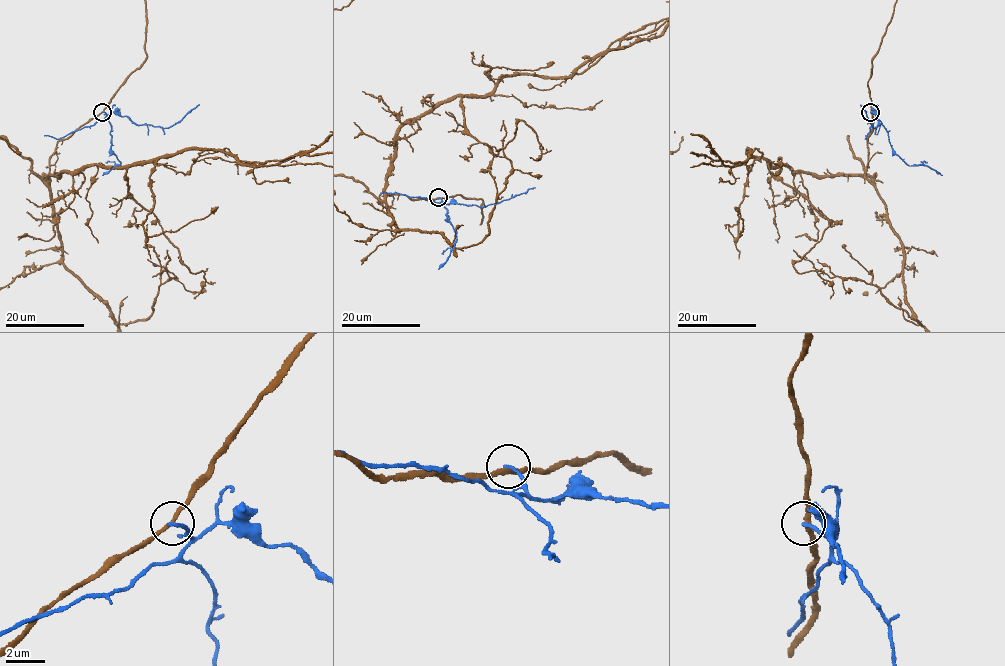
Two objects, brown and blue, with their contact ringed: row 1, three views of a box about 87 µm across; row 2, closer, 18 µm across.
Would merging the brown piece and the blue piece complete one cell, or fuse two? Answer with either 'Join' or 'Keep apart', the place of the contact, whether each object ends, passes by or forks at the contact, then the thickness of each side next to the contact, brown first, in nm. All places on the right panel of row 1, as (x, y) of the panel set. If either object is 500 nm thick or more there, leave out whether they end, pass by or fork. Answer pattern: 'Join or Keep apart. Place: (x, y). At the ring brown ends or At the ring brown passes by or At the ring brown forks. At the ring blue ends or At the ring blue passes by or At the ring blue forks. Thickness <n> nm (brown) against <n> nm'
Keep apart. Place: (870, 112). At the ring brown passes by. At the ring blue ends. Thickness 200 nm (brown) against 160 nm

